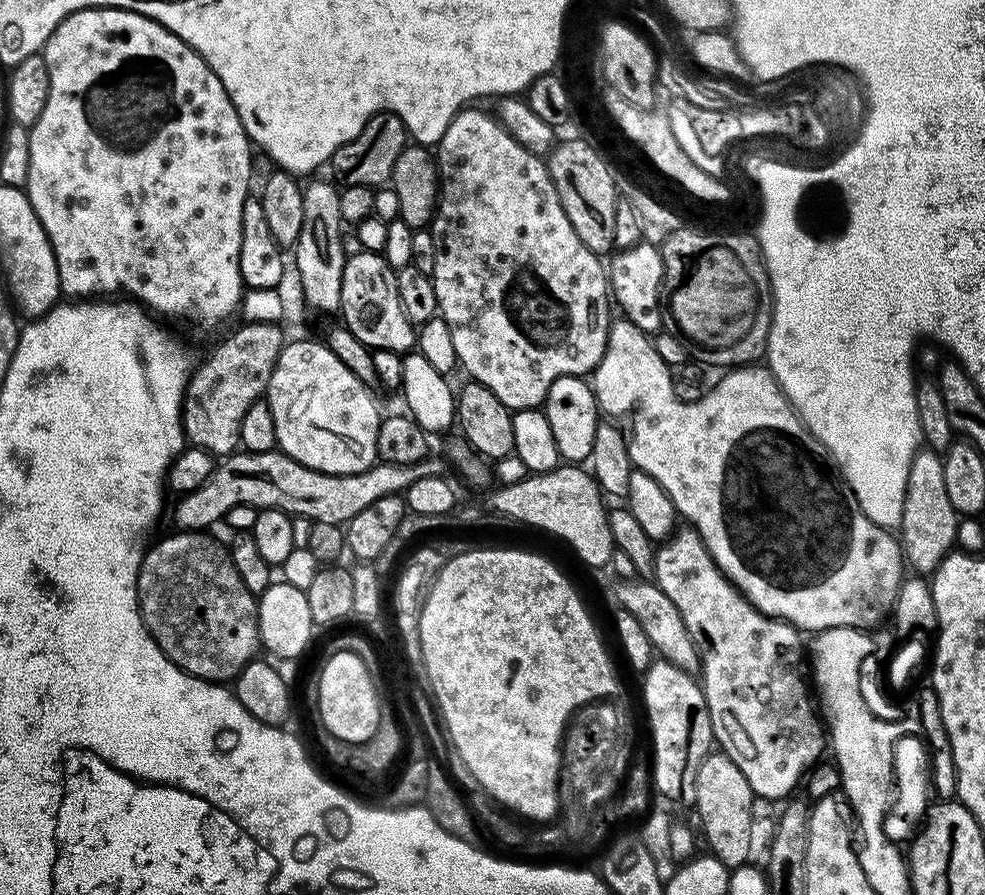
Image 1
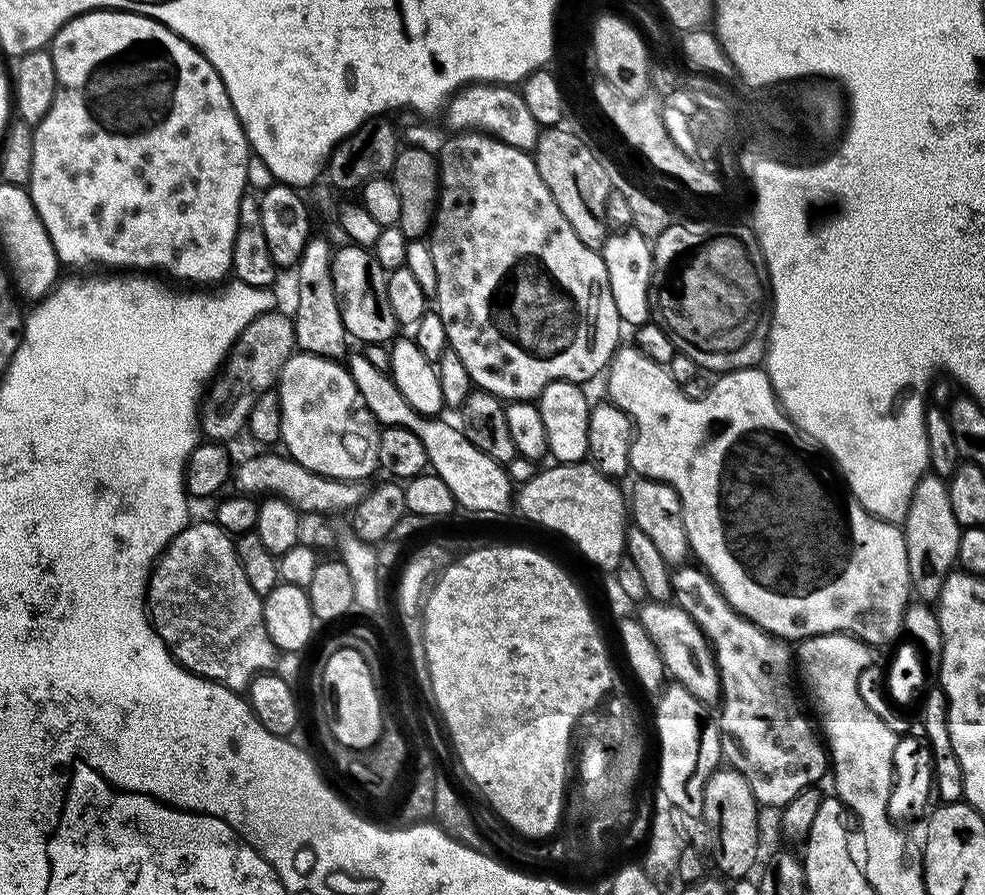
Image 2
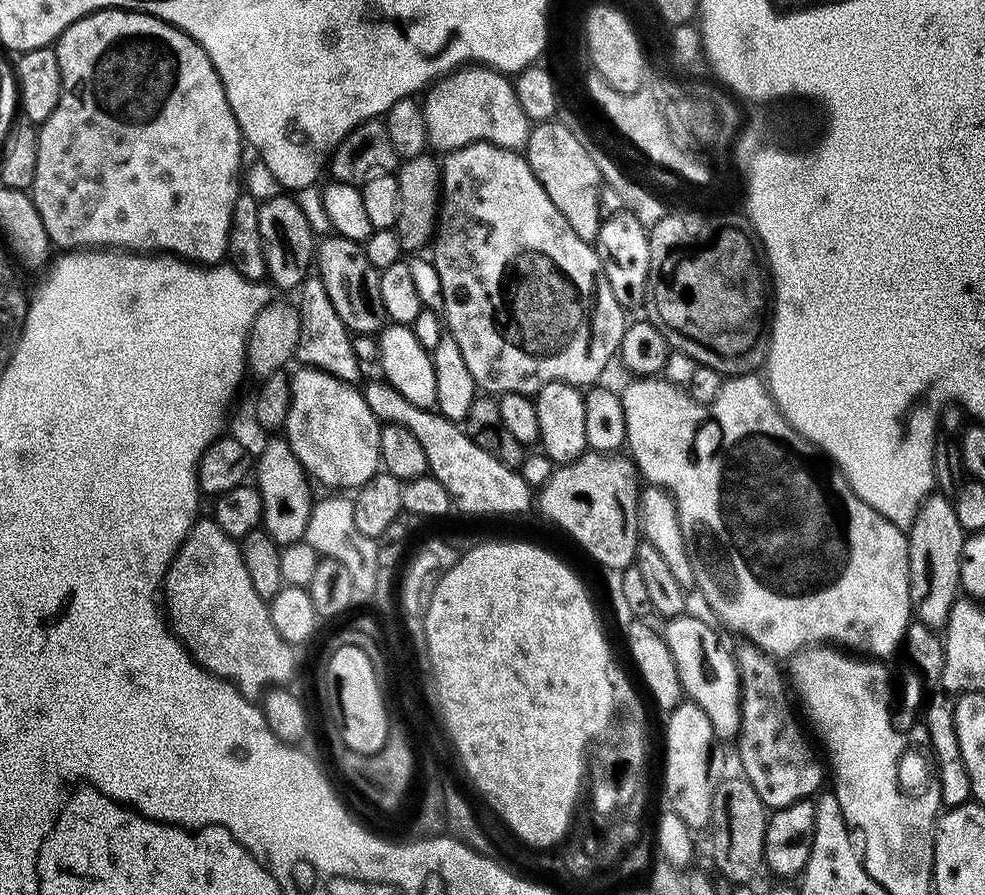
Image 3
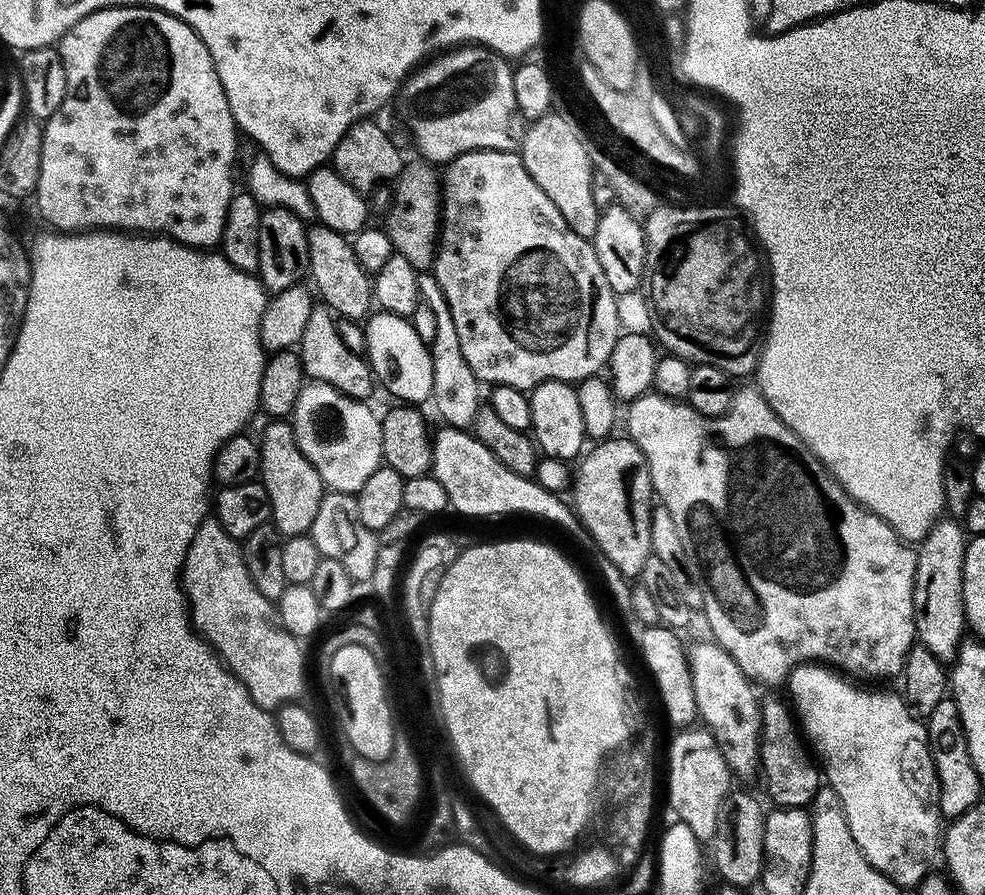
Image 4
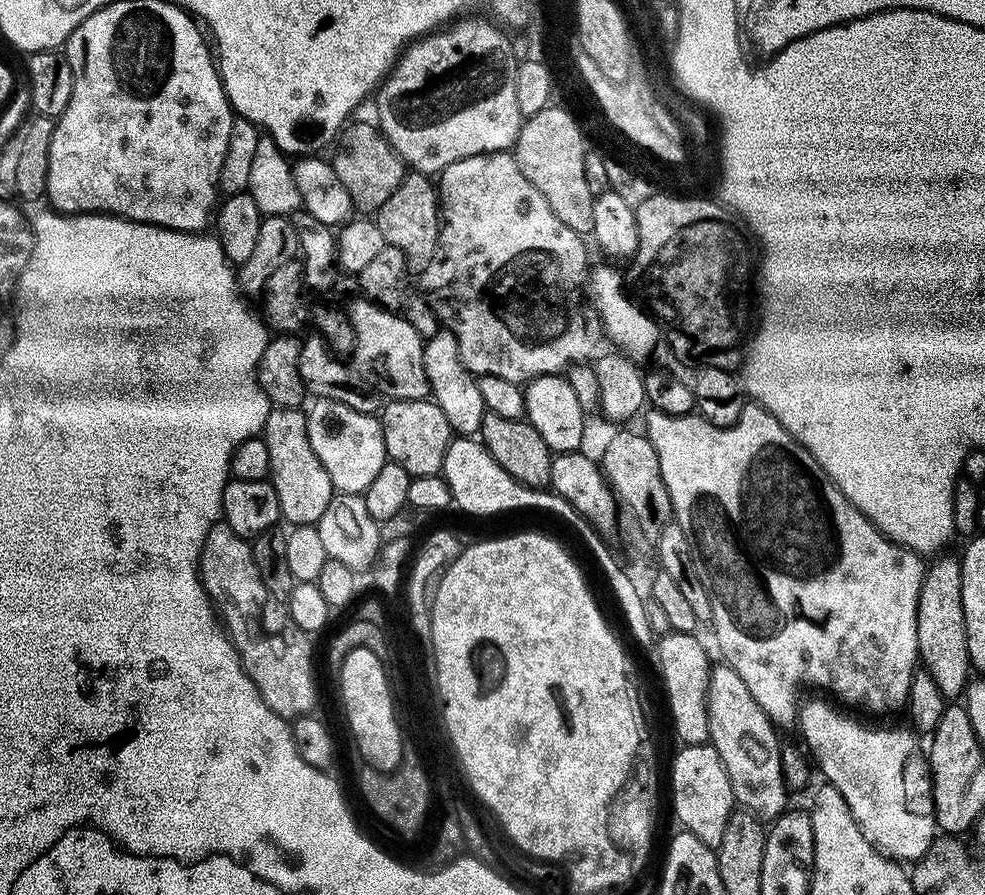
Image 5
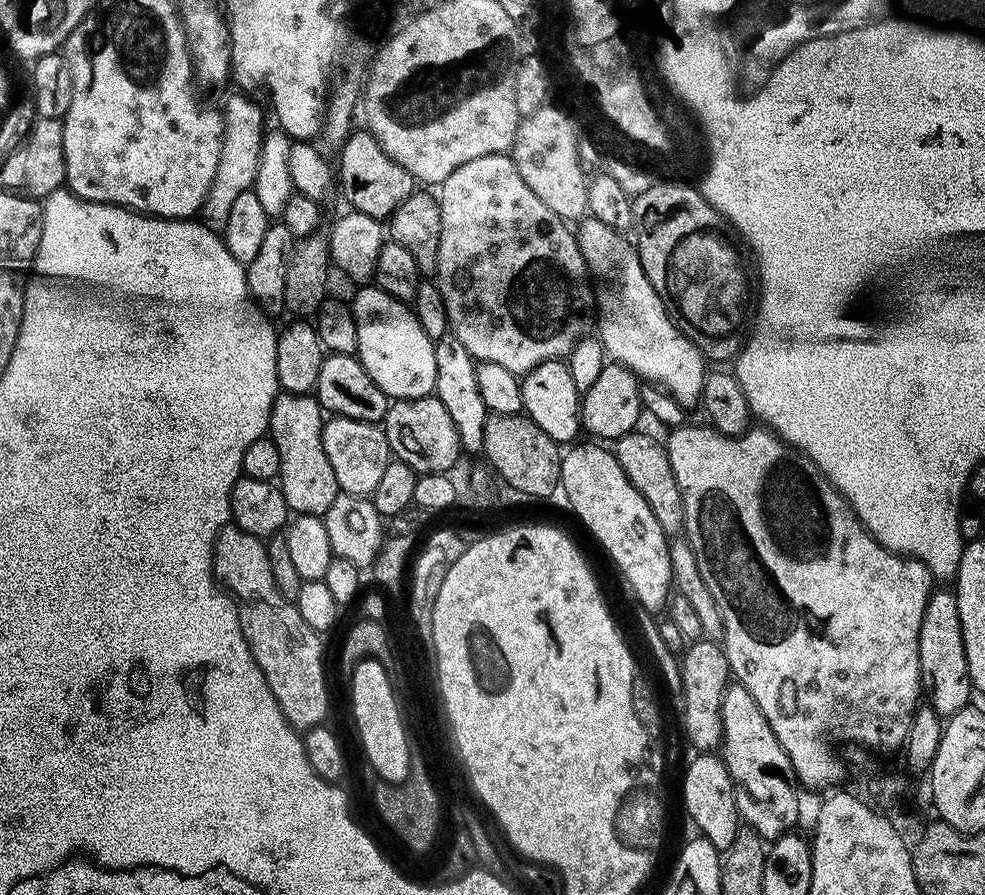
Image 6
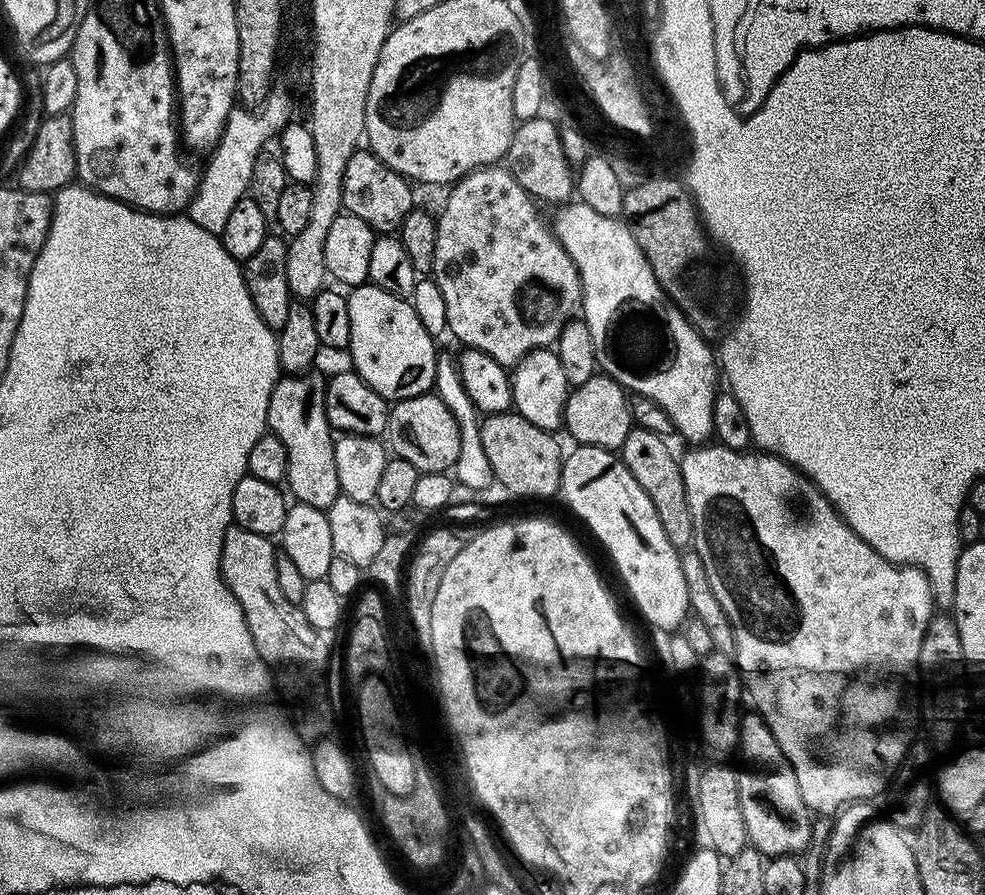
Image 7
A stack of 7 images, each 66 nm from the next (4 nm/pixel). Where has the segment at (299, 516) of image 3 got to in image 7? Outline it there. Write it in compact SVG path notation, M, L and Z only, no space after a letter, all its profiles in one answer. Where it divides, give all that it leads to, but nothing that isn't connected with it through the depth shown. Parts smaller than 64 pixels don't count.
M316 370L279 377L268 403L268 428L286 446L287 491L293 501L327 510L341 496L338 466L334 466L334 429L326 418L326 380Z

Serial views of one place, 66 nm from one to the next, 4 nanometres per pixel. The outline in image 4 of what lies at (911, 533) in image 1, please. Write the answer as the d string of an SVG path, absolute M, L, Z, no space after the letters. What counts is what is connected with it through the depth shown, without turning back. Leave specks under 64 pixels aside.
M941 518L928 531L926 538L919 541L916 552L916 573L914 574L914 626L918 644L941 662L955 661L961 644L966 640L964 599L962 598L962 570L964 569L964 545L966 532L955 519Z

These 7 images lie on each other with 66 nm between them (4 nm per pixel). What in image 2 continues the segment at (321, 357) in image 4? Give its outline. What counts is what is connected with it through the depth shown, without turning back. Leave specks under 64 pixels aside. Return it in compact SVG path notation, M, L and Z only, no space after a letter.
M323 234L313 235L306 242L306 250L294 269L296 312L294 311L292 325L296 335L296 347L299 351L309 352L315 356L324 356L328 360L340 360L349 351L350 337L342 322L338 298L334 294L333 251L333 245Z

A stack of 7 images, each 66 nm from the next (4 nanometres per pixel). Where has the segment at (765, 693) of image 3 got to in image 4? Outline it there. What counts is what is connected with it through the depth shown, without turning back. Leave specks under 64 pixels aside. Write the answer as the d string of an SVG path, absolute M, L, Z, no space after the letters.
M764 700L760 705L759 771L764 772L764 788L773 805L782 808L803 808L811 805L817 790L822 787L822 772L806 747L805 737L790 711L780 700Z

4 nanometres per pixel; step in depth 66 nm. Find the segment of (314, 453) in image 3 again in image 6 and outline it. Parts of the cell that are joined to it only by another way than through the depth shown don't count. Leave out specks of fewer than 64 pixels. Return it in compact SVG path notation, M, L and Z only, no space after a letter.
M329 415L322 424L322 446L326 450L330 466L334 466L334 478L338 478L341 493L371 497L374 486L378 486L390 459L388 439L383 427L345 416Z

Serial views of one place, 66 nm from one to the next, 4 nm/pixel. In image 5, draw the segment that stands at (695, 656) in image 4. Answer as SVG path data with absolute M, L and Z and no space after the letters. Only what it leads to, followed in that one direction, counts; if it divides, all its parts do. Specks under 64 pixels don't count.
M727 666L713 667L708 678L708 740L714 750L718 750L718 758L722 758L722 766L726 766L726 774L730 778L732 799L741 809L747 810L761 822L771 822L789 807L790 789L784 782L782 770L782 743L776 737L777 725L754 702L750 690L746 690L746 682L738 678L733 668Z

